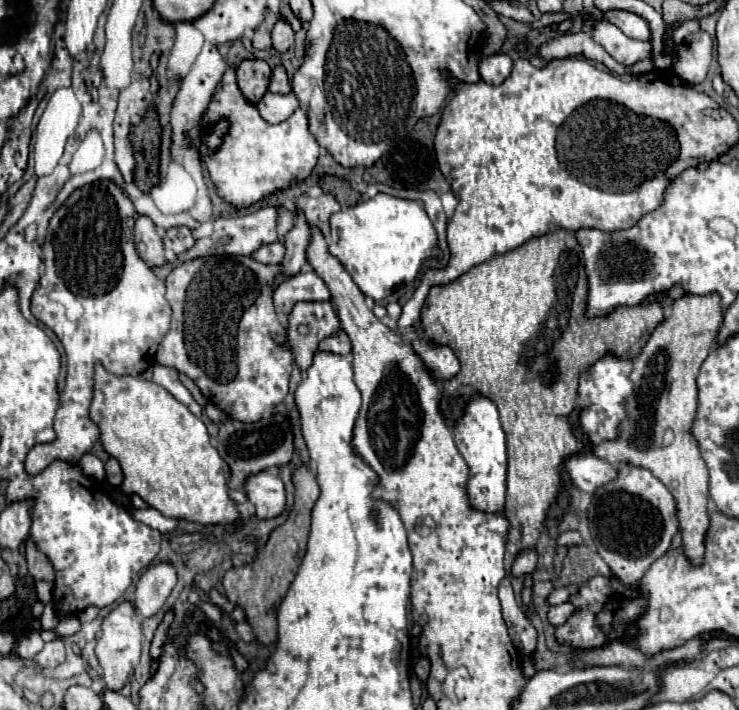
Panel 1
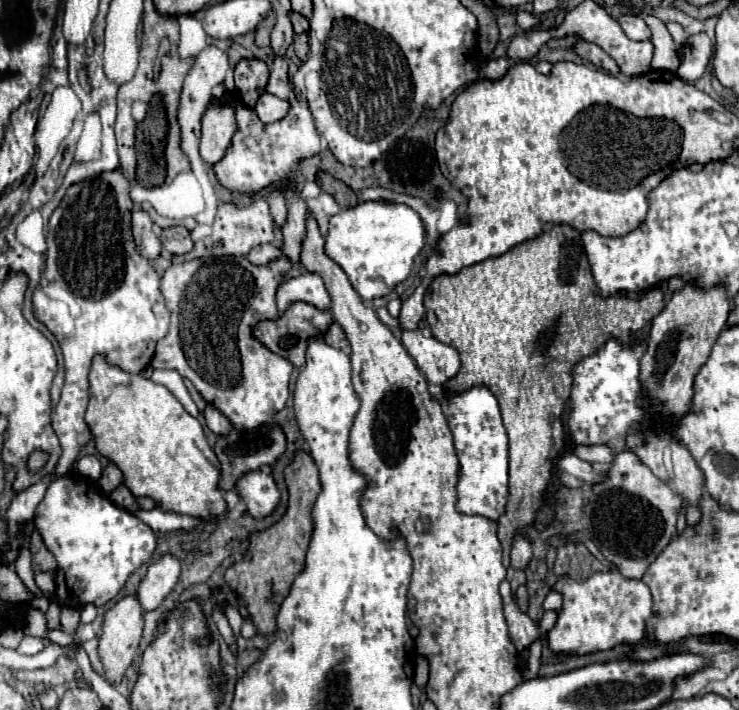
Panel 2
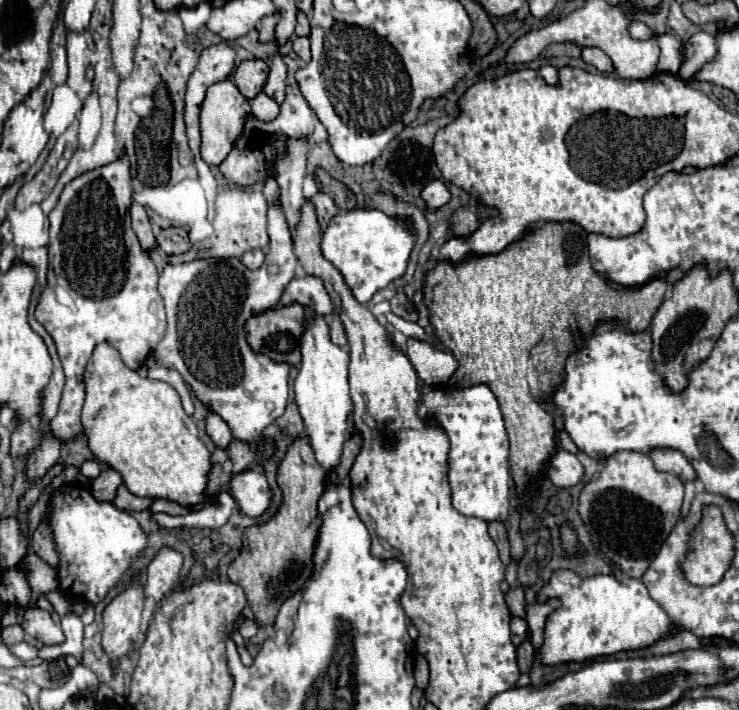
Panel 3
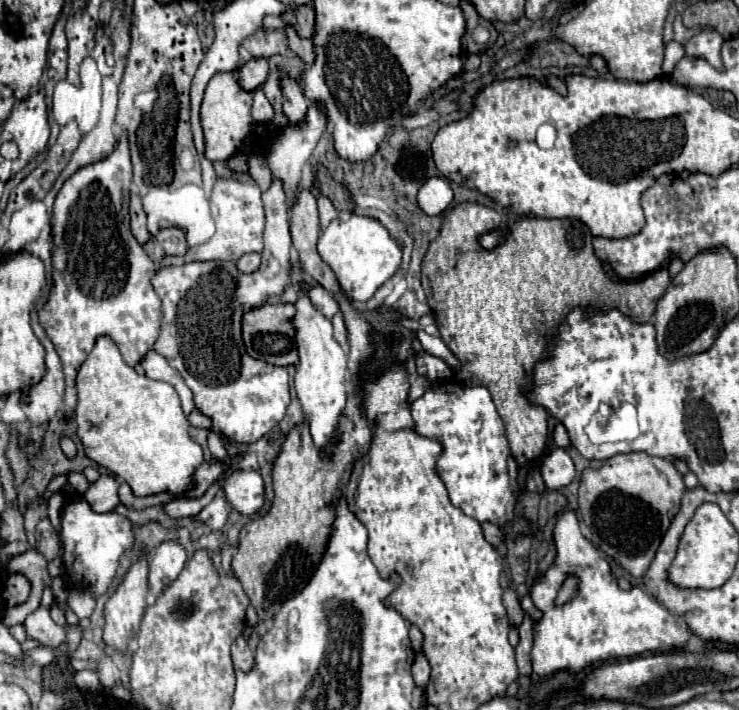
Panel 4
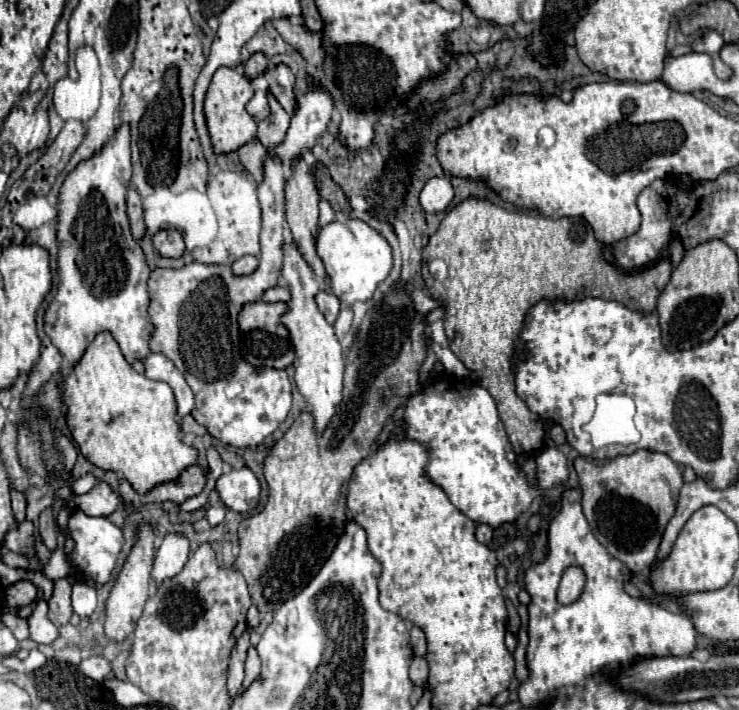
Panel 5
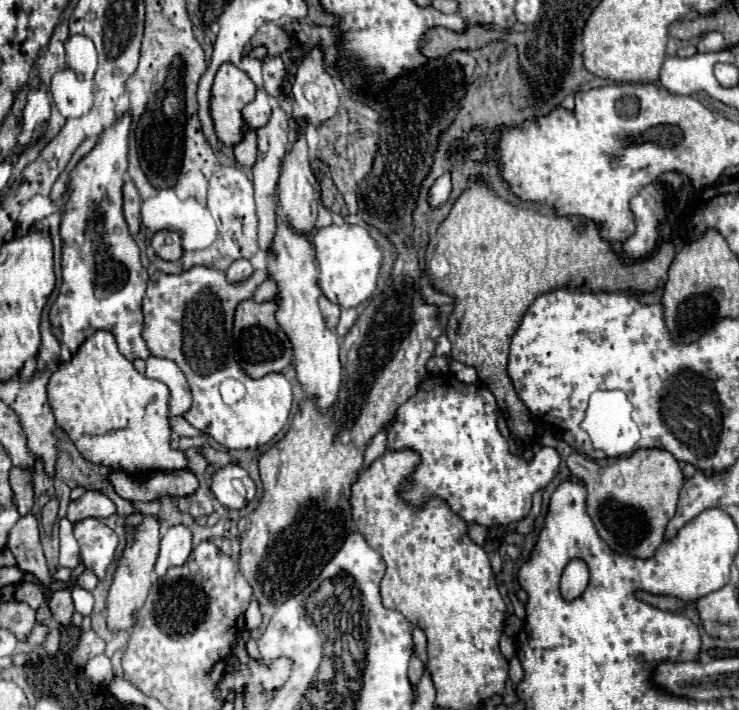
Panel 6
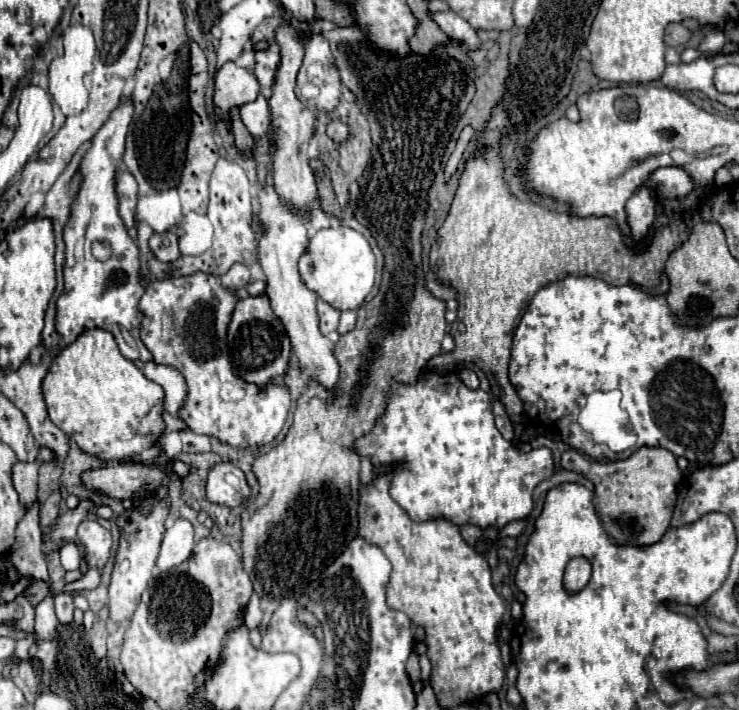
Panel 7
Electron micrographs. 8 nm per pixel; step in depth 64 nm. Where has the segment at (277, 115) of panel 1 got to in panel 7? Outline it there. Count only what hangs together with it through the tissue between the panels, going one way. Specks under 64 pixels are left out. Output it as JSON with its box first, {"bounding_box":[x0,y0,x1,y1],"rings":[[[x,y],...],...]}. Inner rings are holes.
{"bounding_box":[240,94,268,138],"rings":[[[262,94],[254,102],[244,104],[240,108],[240,116],[242,116],[242,122],[244,122],[246,130],[254,138],[260,138],[260,136],[268,134],[268,100]]]}

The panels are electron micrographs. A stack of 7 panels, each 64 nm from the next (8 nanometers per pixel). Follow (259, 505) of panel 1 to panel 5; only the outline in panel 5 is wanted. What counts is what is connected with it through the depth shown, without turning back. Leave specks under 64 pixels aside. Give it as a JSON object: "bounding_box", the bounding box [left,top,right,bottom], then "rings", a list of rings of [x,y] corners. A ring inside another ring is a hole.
{"bounding_box":[216,468,260,512],"rings":[[[248,468],[230,470],[216,480],[216,492],[220,502],[236,512],[248,512],[256,508],[260,496],[260,484]]]}

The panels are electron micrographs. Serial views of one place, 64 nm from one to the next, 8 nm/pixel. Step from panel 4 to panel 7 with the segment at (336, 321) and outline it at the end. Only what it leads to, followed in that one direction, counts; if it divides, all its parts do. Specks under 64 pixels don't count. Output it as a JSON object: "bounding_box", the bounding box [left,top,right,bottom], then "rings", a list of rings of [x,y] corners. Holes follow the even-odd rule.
{"bounding_box":[338,310,356,334],"rings":[[[348,310],[340,316],[340,324],[338,324],[338,334],[344,334],[344,332],[350,332],[352,328],[356,326],[356,312]]]}

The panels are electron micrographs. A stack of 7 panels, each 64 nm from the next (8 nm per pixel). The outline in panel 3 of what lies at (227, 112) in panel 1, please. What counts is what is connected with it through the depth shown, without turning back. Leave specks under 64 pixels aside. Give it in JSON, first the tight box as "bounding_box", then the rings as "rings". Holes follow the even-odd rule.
{"bounding_box":[220,90,316,184],"rings":[[[290,90],[288,96],[286,96],[286,100],[284,100],[284,104],[282,104],[280,116],[274,122],[261,122],[254,118],[254,116],[248,117],[244,126],[244,134],[236,140],[234,150],[220,164],[222,174],[232,184],[254,184],[254,182],[262,182],[266,178],[266,174],[272,174],[272,168],[270,166],[274,162],[274,154],[278,150],[284,150],[284,140],[312,136],[314,124],[316,124],[316,118],[314,118],[308,102],[304,100],[304,96],[302,94],[292,94],[292,90]]]}

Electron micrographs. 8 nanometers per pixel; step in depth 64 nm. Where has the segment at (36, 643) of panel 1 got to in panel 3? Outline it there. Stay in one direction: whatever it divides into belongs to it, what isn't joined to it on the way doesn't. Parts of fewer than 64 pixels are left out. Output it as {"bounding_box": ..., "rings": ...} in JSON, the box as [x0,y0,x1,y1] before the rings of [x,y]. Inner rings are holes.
{"bounding_box":[8,642,38,660],"rings":[[[28,642],[12,644],[12,646],[8,646],[8,648],[10,648],[10,652],[12,652],[16,658],[20,658],[20,660],[32,660],[32,658],[38,656],[38,648],[30,646]]]}

